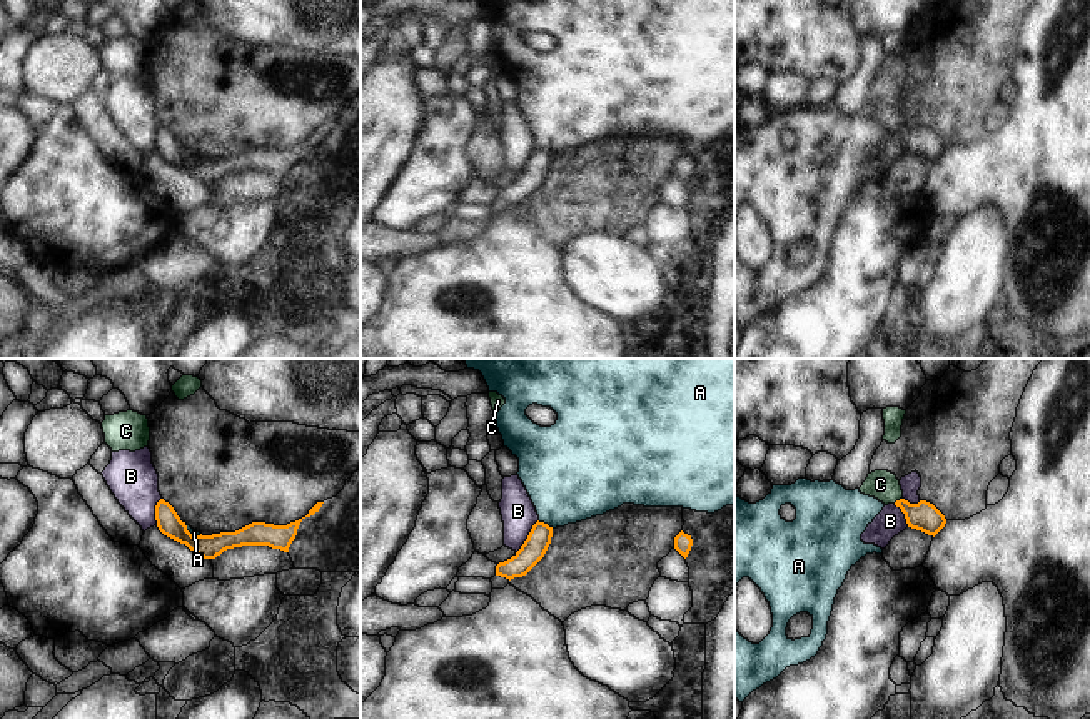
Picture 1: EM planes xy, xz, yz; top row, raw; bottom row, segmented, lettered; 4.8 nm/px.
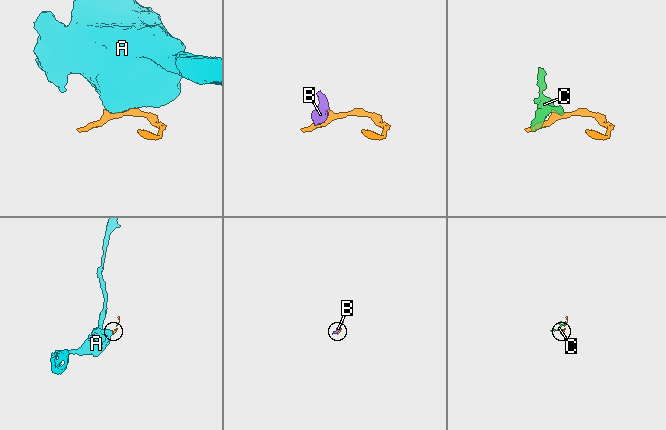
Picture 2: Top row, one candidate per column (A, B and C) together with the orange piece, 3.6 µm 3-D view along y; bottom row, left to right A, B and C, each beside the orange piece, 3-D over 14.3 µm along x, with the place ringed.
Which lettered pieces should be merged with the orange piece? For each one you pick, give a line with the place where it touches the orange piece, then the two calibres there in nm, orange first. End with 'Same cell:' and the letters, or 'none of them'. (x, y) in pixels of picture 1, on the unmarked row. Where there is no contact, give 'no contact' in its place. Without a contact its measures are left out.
C: yz (897, 127) | 140/140 nm
Same cell: C

